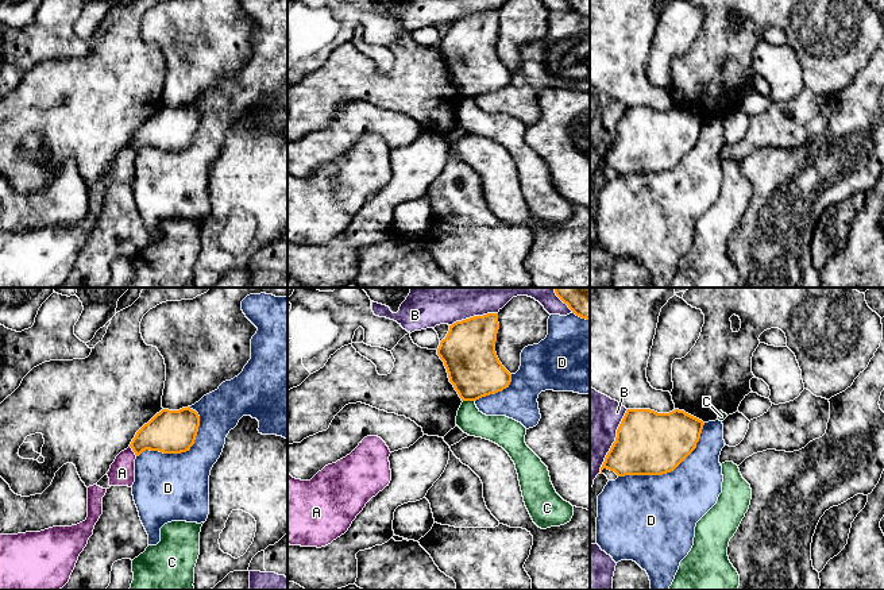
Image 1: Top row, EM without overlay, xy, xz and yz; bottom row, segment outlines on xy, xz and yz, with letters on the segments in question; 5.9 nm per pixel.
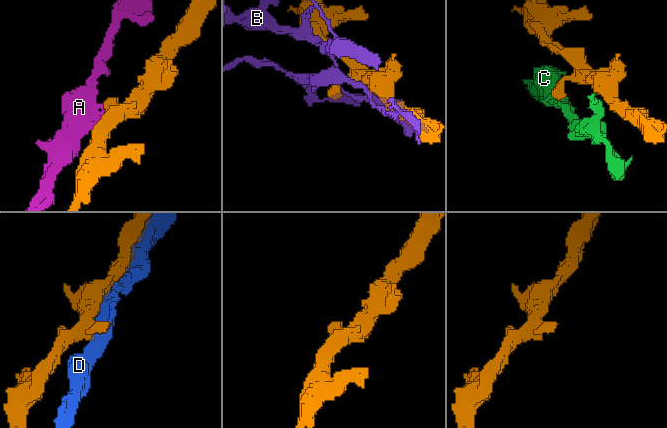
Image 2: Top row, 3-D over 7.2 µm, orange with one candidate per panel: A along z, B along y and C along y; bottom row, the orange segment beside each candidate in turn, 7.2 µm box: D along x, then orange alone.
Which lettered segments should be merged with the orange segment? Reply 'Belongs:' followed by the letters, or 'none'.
Belongs: none

